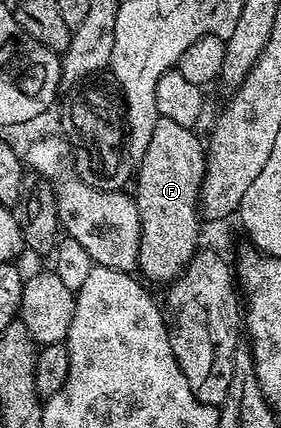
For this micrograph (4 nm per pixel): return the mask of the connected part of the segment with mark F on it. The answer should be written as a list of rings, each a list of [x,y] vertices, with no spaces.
[[[161,117],[158,124],[154,124],[154,133],[146,147],[146,156],[142,156],[142,164],[134,170],[134,197],[140,221],[138,270],[149,283],[172,283],[184,271],[186,264],[190,264],[201,245],[202,215],[199,204],[206,146],[196,132],[195,129]]]

